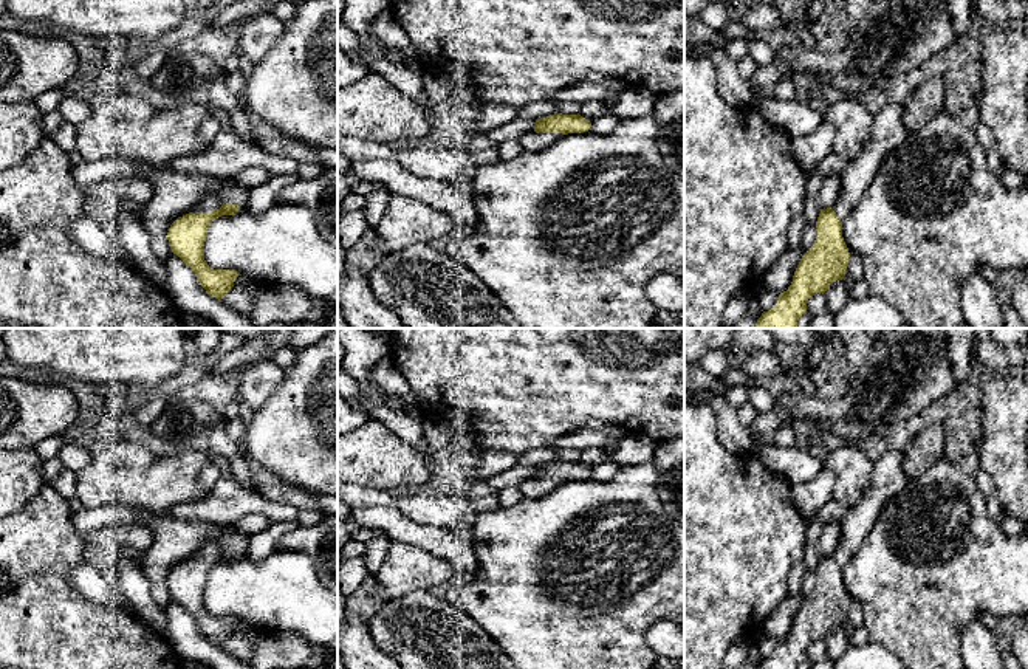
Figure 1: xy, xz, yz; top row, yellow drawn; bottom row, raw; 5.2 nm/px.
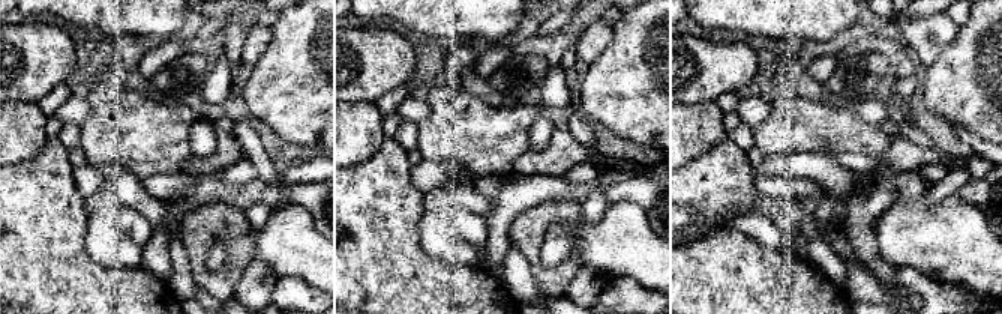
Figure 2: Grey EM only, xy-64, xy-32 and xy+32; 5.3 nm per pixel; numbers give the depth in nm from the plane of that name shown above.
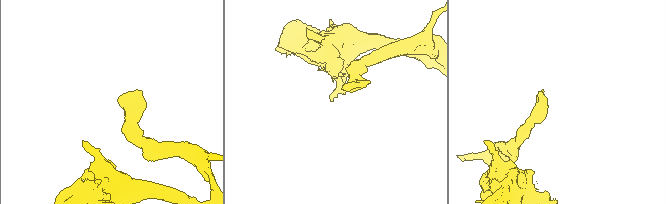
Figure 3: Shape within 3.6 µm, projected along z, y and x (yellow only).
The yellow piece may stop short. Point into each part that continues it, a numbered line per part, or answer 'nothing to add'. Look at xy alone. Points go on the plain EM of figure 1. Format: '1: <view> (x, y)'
1: xy (234, 539)

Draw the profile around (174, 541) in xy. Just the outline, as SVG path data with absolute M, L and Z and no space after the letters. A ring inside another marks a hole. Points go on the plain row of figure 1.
M99 505L73 514L73 527L82 539L104 527L128 523L146 525L153 533L153 544L139 565L150 582L153 602L166 610L173 601L167 587L170 571L206 544L220 540L221 533L211 523L183 522L170 514L150 516L124 505Z

